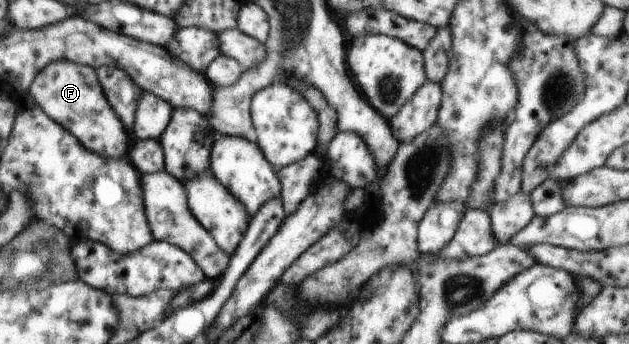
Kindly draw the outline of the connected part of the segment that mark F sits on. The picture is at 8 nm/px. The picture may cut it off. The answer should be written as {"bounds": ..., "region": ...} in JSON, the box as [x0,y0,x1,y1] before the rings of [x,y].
{"bounds":[29,60,132,158],"region":[[[55,60],[47,64],[29,88],[33,100],[53,118],[54,122],[65,126],[87,150],[99,154],[101,158],[123,158],[128,155],[132,140],[127,136],[125,126],[109,105],[95,69],[69,60]]]}

